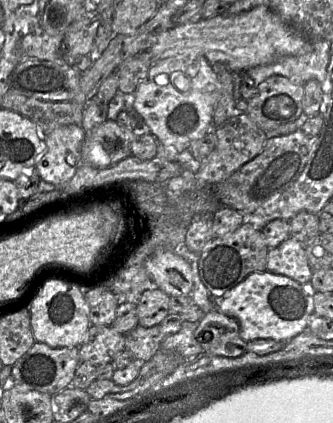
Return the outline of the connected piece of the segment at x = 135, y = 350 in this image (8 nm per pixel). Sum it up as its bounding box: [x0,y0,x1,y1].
[125,325,165,360]

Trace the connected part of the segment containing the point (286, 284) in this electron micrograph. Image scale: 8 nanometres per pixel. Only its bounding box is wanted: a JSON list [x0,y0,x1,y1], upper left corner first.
[216,271,314,342]

